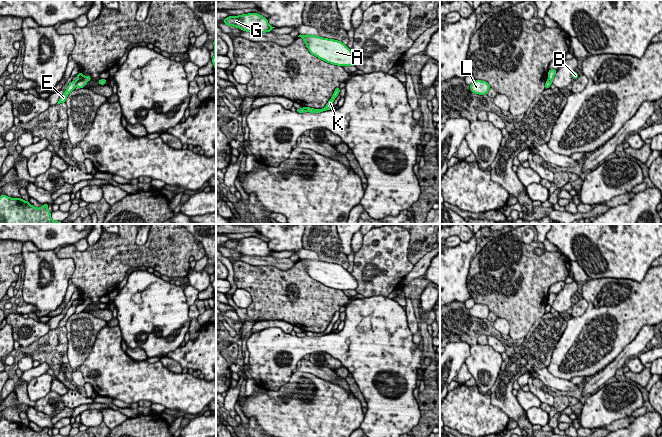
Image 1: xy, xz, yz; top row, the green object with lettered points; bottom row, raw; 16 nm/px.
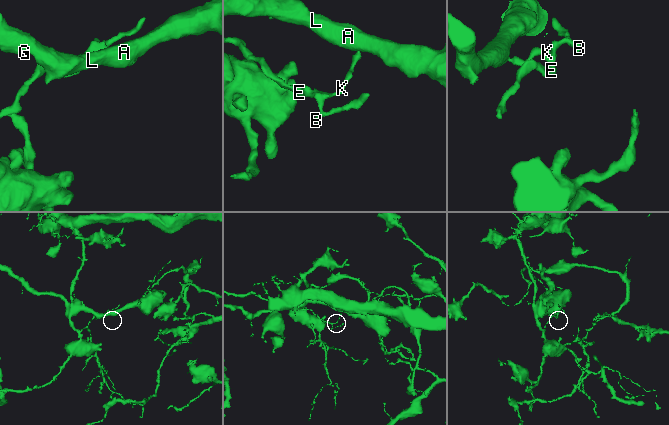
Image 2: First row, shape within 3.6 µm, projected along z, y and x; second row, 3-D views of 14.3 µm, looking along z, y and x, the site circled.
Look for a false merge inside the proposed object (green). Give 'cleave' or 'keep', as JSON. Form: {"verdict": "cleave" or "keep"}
{"verdict": "cleave"}

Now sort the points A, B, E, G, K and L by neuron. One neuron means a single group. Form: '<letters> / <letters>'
A G K L / B E

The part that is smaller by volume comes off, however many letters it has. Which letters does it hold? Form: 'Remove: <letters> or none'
Remove: A, G, K, L

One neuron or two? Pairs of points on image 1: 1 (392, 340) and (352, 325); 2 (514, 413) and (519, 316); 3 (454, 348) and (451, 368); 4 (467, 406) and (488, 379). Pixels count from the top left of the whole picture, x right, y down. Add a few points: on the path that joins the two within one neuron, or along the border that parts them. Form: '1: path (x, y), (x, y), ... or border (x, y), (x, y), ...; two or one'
1: path (381, 340), (364, 340), (360, 336); one
2: border (538, 319), (524, 338); two
3: path (454, 353), (451, 363); one
4: border (476, 384), (478, 387); two

